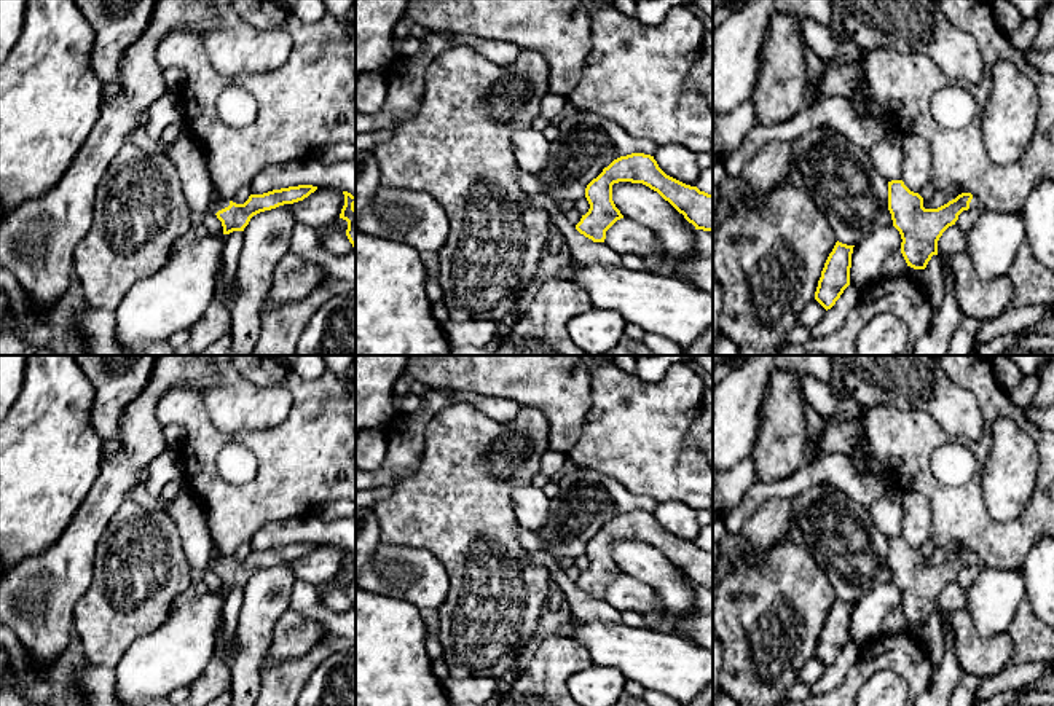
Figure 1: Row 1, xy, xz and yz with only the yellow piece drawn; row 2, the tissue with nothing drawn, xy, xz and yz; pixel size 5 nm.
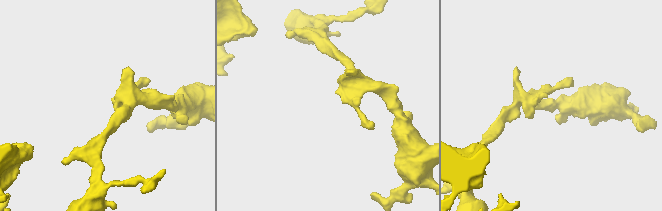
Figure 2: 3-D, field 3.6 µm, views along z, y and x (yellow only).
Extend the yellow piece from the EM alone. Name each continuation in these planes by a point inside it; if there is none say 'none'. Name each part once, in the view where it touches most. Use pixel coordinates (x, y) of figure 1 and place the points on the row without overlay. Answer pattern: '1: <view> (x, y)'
1: xy (217, 561)

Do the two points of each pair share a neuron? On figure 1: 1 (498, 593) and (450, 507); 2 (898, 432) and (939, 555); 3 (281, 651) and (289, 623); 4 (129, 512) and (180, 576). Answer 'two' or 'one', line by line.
1: one
2: two
3: one
4: one

